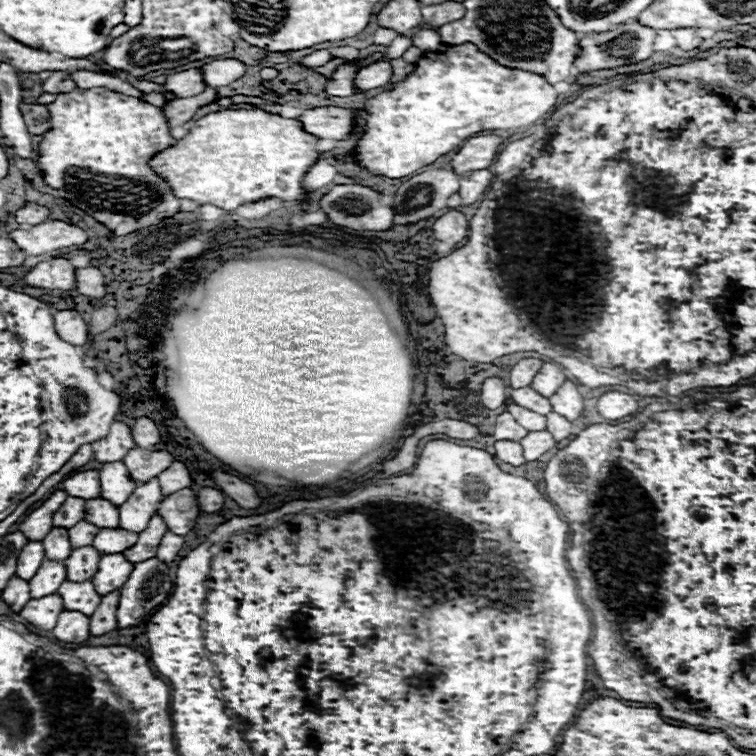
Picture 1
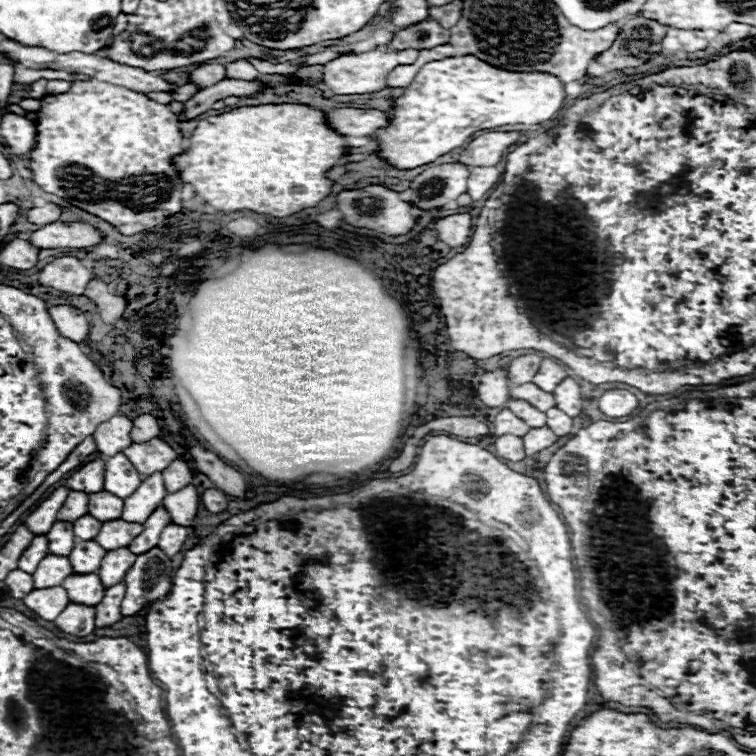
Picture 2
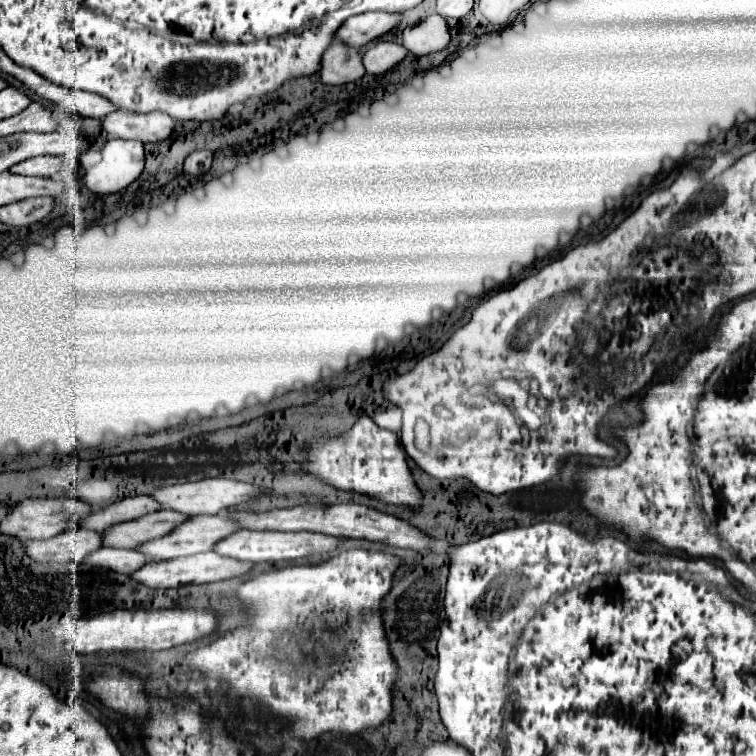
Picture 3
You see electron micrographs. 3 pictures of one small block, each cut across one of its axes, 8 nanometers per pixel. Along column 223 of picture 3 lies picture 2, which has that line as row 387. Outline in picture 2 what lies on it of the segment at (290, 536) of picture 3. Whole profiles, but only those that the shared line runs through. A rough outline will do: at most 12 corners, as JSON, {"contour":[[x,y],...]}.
{"contour":[[544,358],[534,382],[554,392],[566,376],[558,362]]}

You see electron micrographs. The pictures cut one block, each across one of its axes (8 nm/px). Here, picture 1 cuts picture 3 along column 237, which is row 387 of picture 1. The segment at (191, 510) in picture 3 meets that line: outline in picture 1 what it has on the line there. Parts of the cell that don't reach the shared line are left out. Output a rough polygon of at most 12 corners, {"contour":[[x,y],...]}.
{"contour":[[486,378],[480,400],[490,410],[506,400],[506,382]]}

